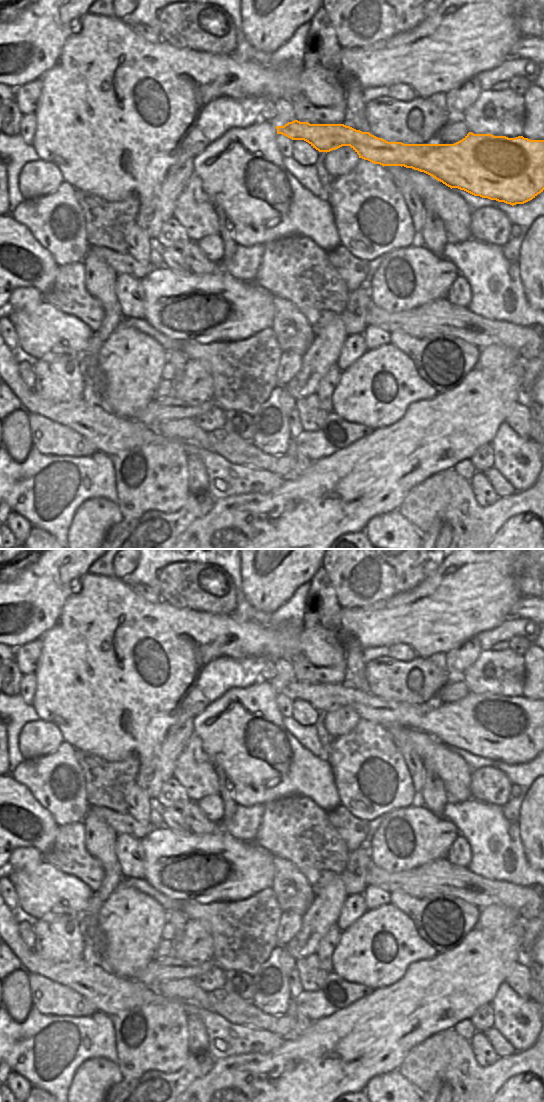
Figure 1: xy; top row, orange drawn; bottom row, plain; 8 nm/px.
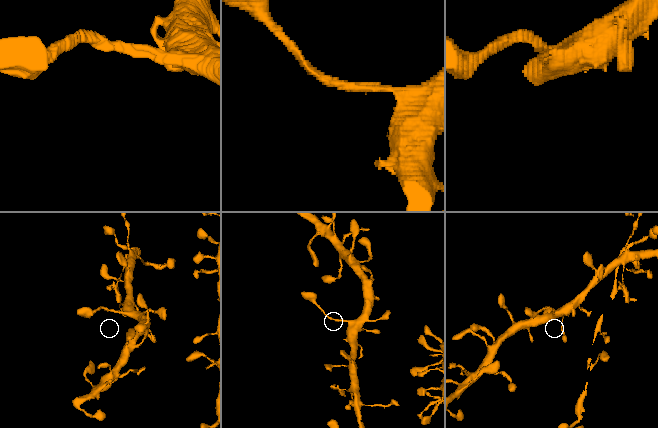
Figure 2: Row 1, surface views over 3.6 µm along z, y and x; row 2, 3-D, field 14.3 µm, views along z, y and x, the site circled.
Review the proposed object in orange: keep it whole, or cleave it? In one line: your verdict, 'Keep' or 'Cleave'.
Keep

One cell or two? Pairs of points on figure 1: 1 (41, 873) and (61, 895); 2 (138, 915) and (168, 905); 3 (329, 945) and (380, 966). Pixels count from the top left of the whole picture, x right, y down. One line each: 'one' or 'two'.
1: one
2: two
3: two

